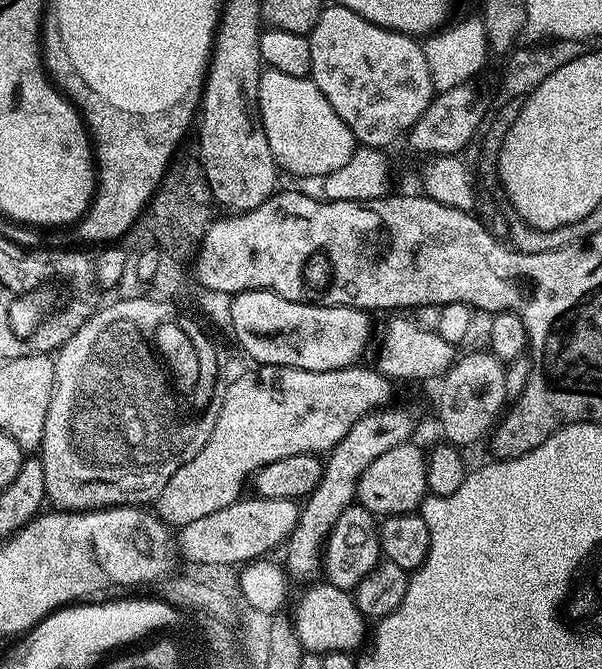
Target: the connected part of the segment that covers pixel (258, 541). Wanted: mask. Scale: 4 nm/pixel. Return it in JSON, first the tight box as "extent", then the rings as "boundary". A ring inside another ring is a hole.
{"extent":[179,495,302,566],"boundary":[[[253,495],[252,500],[244,499],[238,498],[230,506],[222,506],[222,510],[214,510],[214,514],[206,514],[206,518],[198,518],[179,529],[180,544],[196,566],[243,566],[267,557],[287,541],[300,520],[302,508],[295,500],[262,498],[258,495]]]}

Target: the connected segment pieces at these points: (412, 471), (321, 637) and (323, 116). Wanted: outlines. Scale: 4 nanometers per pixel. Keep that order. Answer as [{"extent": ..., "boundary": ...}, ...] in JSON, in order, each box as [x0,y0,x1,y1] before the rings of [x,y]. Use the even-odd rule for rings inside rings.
[{"extent":[356,442,429,517],"boundary":[[[415,442],[399,444],[394,450],[386,450],[379,458],[374,458],[370,466],[356,481],[356,500],[359,507],[372,513],[373,517],[397,516],[403,512],[412,514],[424,502],[424,497],[429,495],[426,470],[428,461],[425,449],[420,449]]]},{"extent":[294,582,366,653],"boundary":[[[316,582],[305,588],[308,589],[296,604],[296,618],[294,614],[294,631],[305,653],[351,653],[352,648],[359,649],[364,640],[366,618],[358,610],[353,593],[327,582]]]},{"extent":[254,67,358,177],"boundary":[[[265,67],[255,86],[254,108],[260,111],[258,124],[269,143],[277,169],[284,171],[285,168],[292,176],[326,177],[334,170],[342,170],[342,166],[346,166],[346,162],[350,162],[356,152],[358,145],[352,131],[334,114],[322,90],[318,90],[318,86],[308,76],[294,78],[290,74],[282,74],[282,70]]]}]

